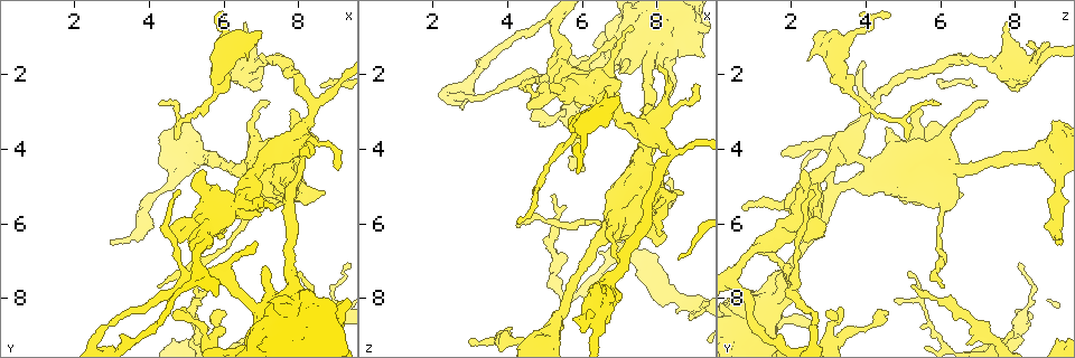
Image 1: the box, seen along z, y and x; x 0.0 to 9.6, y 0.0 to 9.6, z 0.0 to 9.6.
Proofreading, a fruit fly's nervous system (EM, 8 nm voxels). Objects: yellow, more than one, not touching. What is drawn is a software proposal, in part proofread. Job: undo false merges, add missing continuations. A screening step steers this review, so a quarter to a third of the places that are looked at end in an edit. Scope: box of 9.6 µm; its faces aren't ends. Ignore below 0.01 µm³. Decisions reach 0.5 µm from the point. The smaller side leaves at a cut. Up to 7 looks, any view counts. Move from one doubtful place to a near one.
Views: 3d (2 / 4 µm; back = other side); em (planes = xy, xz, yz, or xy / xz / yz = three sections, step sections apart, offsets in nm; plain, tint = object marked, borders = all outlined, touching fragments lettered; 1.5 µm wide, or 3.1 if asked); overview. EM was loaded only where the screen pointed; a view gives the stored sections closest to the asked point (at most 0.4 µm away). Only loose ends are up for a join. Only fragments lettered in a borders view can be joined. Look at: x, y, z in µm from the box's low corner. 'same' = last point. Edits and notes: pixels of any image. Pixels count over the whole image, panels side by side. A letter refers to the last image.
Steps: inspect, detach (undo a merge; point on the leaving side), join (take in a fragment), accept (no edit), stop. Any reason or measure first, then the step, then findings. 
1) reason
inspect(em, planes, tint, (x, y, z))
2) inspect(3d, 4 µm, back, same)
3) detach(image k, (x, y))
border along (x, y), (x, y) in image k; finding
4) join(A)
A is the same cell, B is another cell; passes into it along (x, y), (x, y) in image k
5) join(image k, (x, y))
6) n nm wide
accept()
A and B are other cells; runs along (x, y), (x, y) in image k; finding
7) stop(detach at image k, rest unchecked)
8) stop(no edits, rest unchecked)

thick turns thin
inspect(em, xy, step 8, borders, (3.80, 6.25, 9.10))

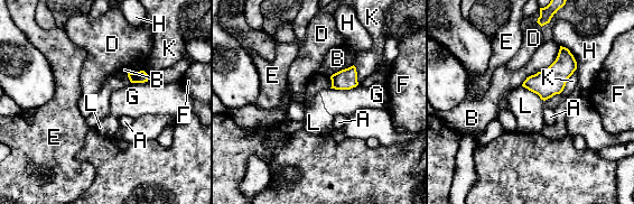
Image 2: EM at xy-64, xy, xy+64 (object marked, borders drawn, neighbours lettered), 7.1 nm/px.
accept()
A, B, D, E, F, G, H, K and L are other cells; border along (560, 45), (572, 55), (577, 68) in image 2; continuous, no second cell

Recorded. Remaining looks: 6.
tapers out
inspect(em, planes, borders, (4.30, 2.80, 5.90))

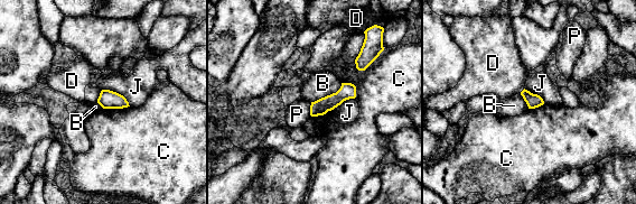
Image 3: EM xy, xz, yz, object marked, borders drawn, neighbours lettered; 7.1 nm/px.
accept()
B, C, D, J and P are other cells; border along (342, 83), (335, 92), (310, 102) in image 3; none of them fits

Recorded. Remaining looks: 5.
free end
inspect(em, xz, step 8, borders, (7.85, 2.85, 5.40))

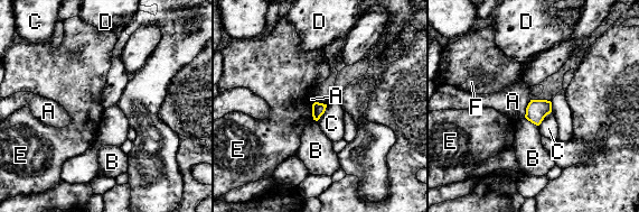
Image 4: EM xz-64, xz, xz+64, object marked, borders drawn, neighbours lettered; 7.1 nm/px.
C touches over 140 nm
accept()
A, B, C, D, E and F are other cells; border along (327, 104), (323, 113), (317, 120) in image 4; none of them fits

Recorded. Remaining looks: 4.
stop(no edits, rest unchecked)

